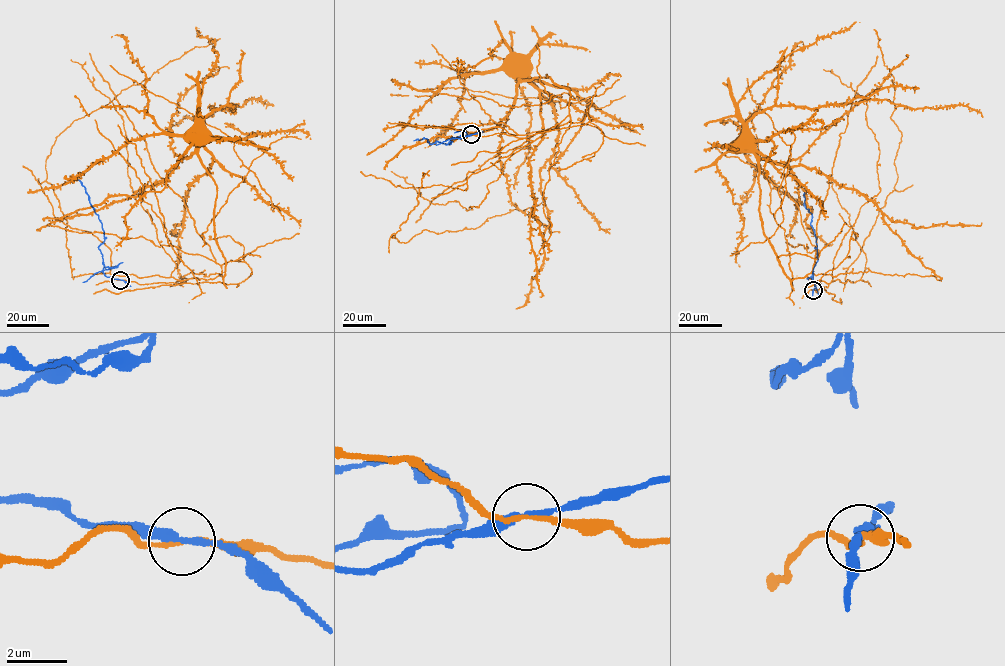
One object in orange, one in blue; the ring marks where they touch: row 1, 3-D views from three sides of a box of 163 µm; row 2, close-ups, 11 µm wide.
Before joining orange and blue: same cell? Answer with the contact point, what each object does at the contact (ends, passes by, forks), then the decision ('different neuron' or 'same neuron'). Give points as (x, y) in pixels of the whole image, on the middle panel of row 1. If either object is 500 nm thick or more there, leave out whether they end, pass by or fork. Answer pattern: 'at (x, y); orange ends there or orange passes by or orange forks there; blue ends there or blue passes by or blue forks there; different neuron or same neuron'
at (471, 134); orange passes by; blue passes by; different neuron

